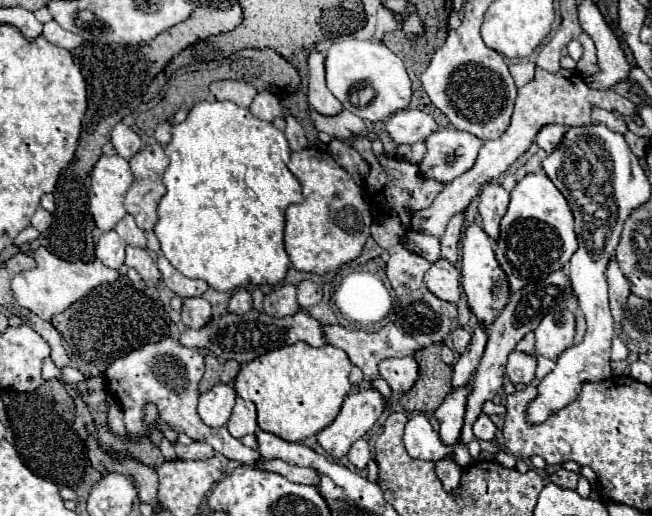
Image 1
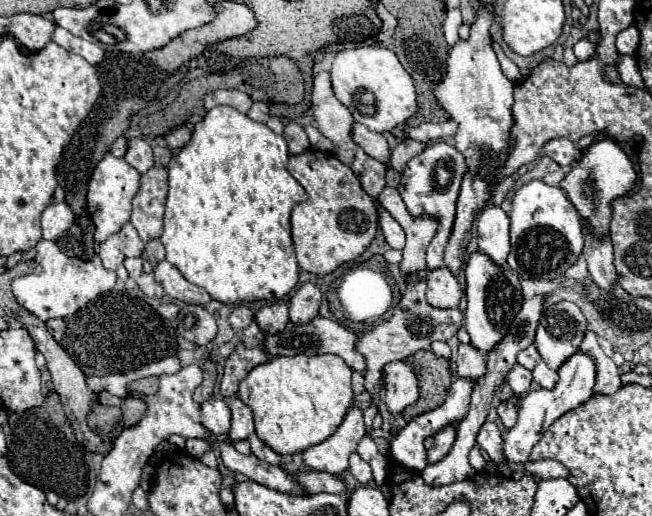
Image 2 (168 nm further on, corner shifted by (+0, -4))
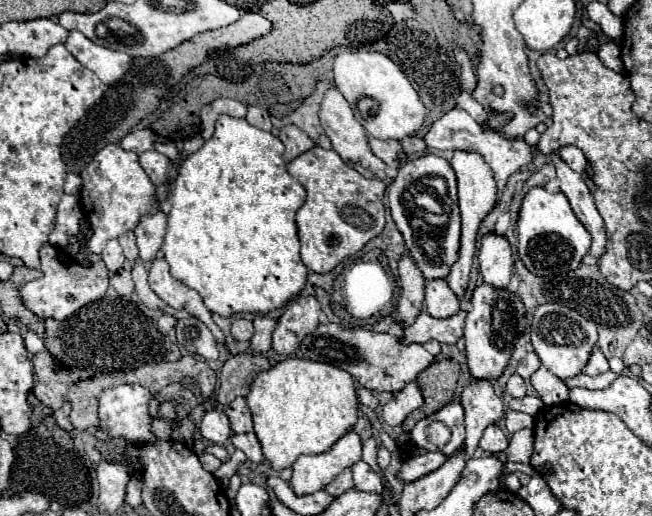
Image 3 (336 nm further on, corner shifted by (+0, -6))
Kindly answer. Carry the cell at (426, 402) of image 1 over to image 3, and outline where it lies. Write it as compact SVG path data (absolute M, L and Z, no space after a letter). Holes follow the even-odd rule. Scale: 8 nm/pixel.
M437 360L417 376L417 386L425 398L425 404L407 416L403 422L405 432L411 432L419 420L431 416L453 400L459 374L461 368L455 360Z

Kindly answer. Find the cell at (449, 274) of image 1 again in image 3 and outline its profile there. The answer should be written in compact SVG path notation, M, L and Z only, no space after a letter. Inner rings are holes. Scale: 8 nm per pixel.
M429 280L425 284L425 310L433 318L449 318L459 312L459 298L445 280Z

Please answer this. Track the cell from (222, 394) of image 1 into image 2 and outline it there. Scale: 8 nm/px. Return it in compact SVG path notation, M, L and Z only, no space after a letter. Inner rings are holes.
M221 396L209 398L207 402L201 404L201 424L211 434L215 434L215 436L227 434L229 432L229 422L231 422L231 410Z

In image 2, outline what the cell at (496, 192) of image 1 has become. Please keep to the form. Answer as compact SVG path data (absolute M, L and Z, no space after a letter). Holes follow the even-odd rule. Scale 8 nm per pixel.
M485 206L477 216L477 232L479 250L497 264L505 264L505 258L511 250L507 212L501 206Z

